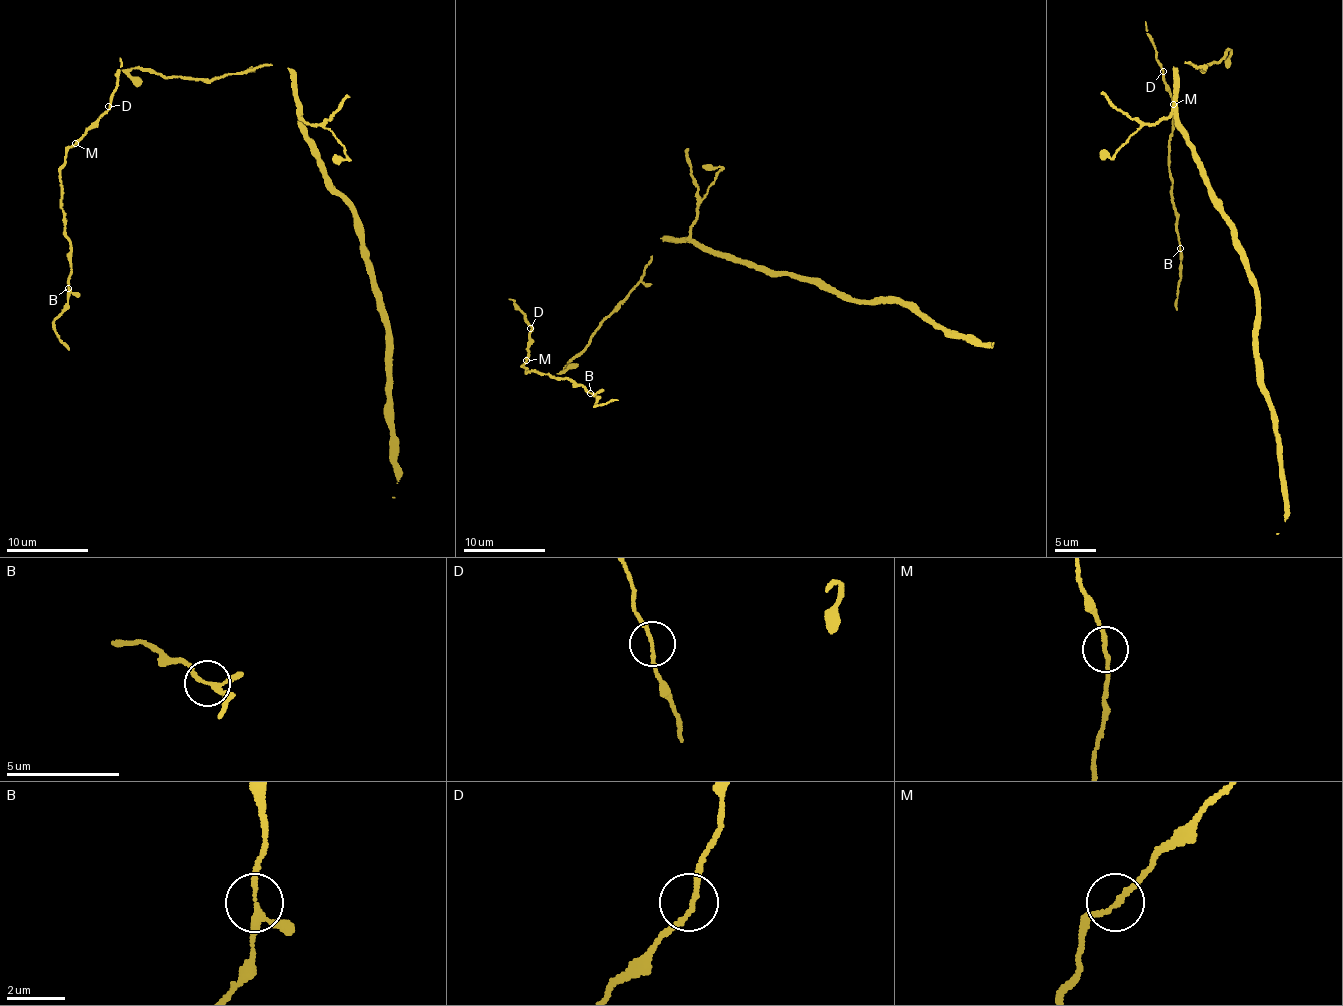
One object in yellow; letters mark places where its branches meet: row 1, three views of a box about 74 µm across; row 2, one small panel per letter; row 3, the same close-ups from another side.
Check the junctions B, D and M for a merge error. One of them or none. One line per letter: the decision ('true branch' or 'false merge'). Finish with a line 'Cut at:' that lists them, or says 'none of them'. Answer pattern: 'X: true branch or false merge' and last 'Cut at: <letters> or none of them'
B: true branch
D: true branch
M: true branch
Cut at: none of them

